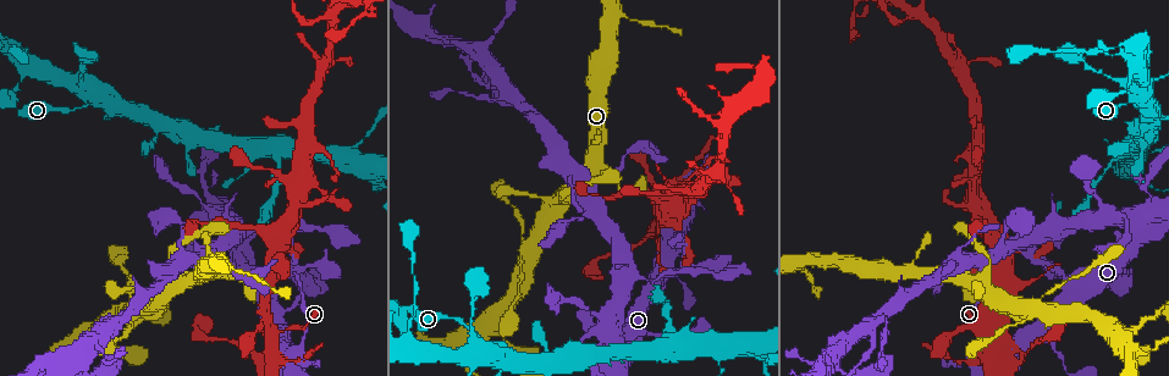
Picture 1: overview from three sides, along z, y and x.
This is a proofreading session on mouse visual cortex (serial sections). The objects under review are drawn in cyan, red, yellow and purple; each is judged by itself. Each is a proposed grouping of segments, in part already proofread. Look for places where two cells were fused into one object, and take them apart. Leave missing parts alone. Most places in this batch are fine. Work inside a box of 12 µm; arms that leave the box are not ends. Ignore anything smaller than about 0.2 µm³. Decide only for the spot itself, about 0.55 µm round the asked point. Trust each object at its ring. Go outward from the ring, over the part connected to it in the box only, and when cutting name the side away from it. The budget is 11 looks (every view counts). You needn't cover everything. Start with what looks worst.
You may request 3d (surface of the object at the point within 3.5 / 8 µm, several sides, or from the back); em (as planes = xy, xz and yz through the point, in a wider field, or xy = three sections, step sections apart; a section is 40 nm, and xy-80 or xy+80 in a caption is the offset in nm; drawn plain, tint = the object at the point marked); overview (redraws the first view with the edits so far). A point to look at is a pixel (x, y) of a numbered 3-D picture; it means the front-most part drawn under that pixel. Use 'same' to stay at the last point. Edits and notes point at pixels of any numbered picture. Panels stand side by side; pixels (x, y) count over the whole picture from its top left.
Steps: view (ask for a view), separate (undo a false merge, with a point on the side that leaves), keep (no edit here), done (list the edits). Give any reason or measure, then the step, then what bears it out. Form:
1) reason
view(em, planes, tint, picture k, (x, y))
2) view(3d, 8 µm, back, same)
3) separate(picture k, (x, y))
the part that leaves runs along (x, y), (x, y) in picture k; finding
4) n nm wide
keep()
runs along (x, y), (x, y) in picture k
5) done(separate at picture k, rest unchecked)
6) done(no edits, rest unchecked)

view(3d, 8 µm, picture 1, (989, 331))

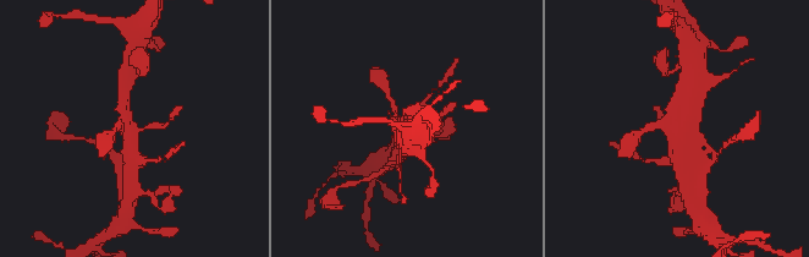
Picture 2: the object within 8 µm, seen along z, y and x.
view(em, planes, tint, picture 2, (142, 129))

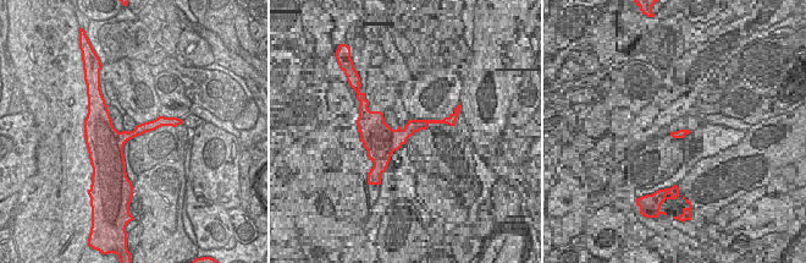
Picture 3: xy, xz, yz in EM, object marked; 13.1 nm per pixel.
keep()
runs along (444, 113), (433, 124), (400, 135) in picture 2; one cell here

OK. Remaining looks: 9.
sudden change in width
view(em, xy, step 1, tint, picture 1, (331, 15))

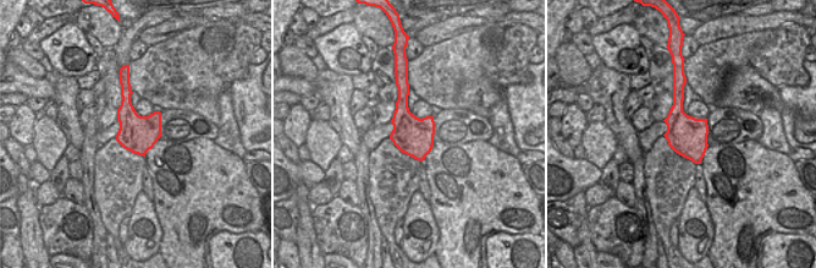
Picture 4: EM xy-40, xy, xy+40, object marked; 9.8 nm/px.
wider look
view(3d, 3.5 µm, same)

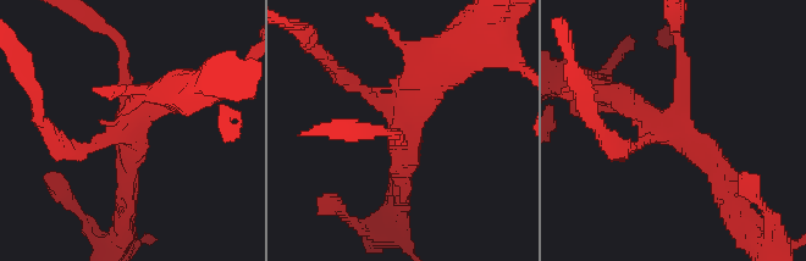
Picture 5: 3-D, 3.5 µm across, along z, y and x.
keep()
all the same cell

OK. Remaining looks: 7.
four-way junction
view(3d, 3.5 µm, picture 1, (27, 70))

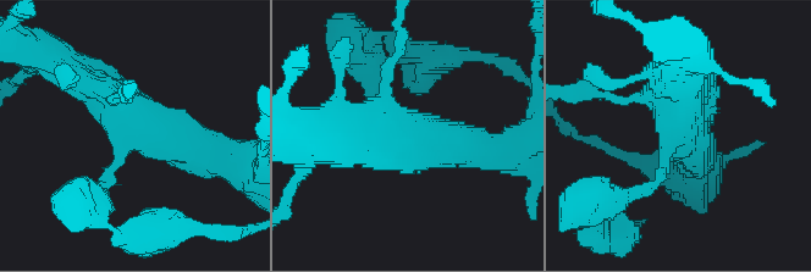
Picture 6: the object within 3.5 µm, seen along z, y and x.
arms of 150, 200, 500, 600 nm
keep()
runs along (371, 98), (413, 136), (480, 148) in picture 6; one cell here

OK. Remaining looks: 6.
arms part here
view(3d, 3.5 µm, picture 1, (486, 330))

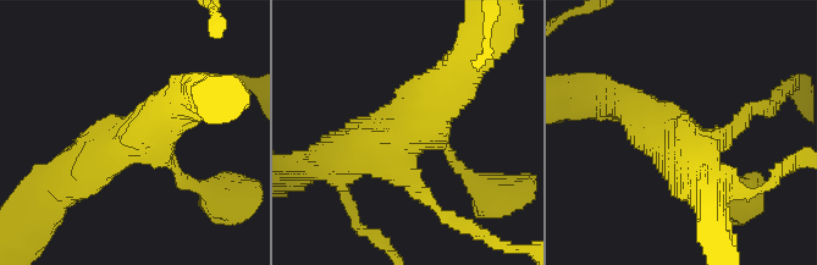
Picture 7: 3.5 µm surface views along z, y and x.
shape alone is not enough
view(em, xy, step 2, tint, picture 7, (402, 137))

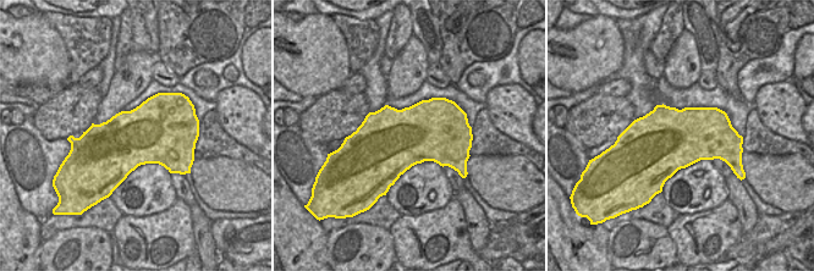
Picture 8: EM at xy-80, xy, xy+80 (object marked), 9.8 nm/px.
keep()
runs along (465, 64), (398, 139), (353, 152) in picture 7; all the same cell

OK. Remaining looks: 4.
done(no edits, rest unchecked)

